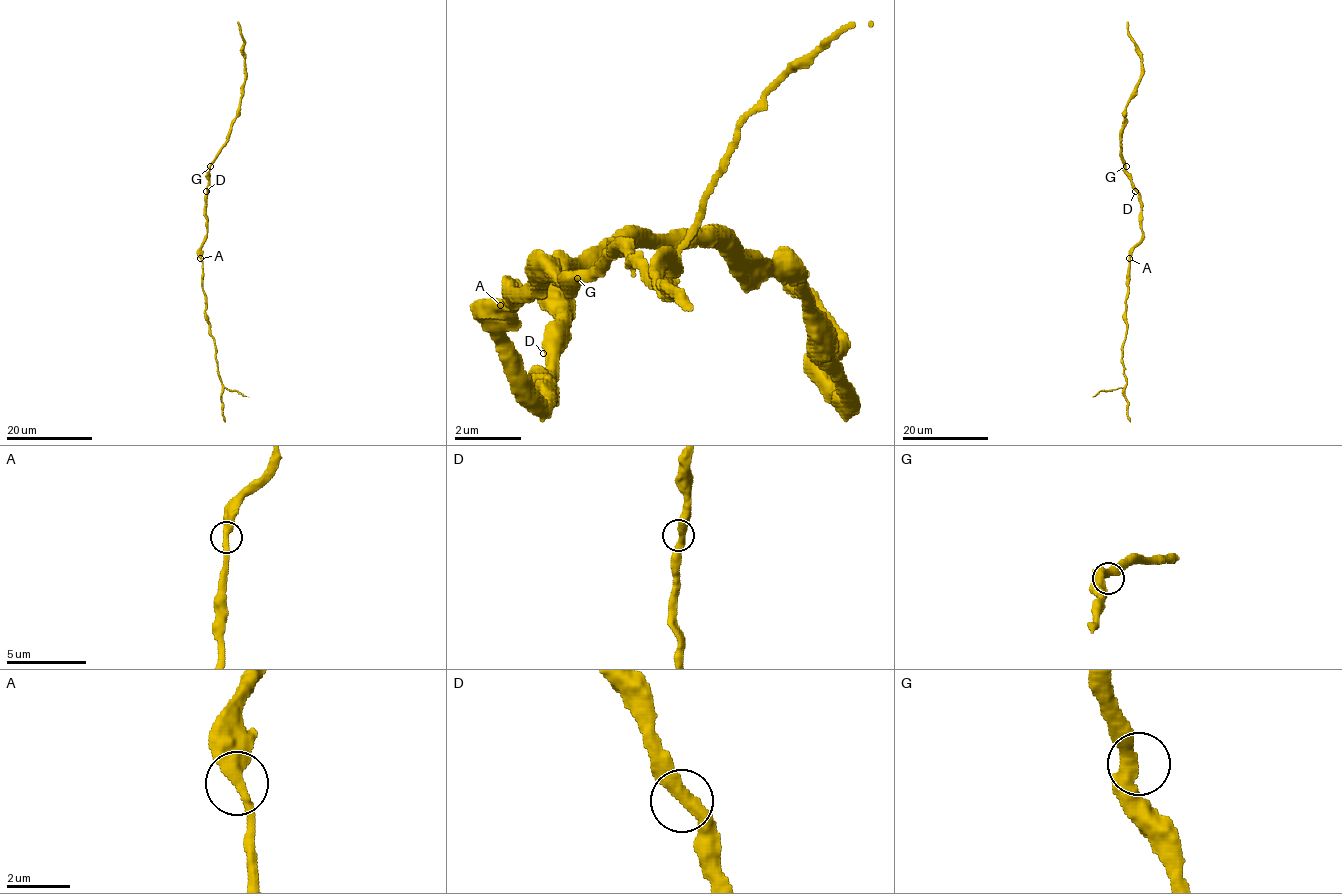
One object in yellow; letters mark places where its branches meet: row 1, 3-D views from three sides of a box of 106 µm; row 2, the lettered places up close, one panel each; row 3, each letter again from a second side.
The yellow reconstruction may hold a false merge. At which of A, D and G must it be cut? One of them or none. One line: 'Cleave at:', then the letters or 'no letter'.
Cleave at: no letter

